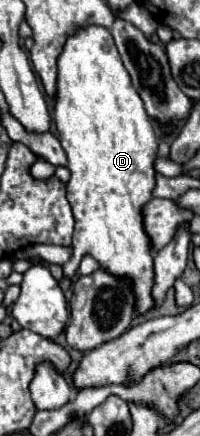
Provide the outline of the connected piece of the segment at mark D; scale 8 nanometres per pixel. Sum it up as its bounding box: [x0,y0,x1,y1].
[54,26,158,314]

